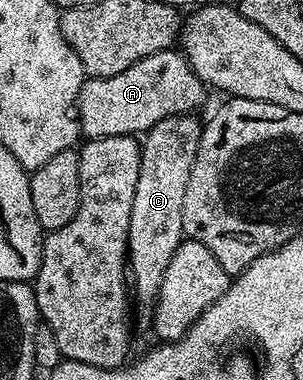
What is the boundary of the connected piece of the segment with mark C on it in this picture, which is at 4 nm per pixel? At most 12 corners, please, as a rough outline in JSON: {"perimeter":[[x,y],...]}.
{"perimeter":[[172,114],[141,142],[127,278],[153,303],[183,240],[202,123]]}

